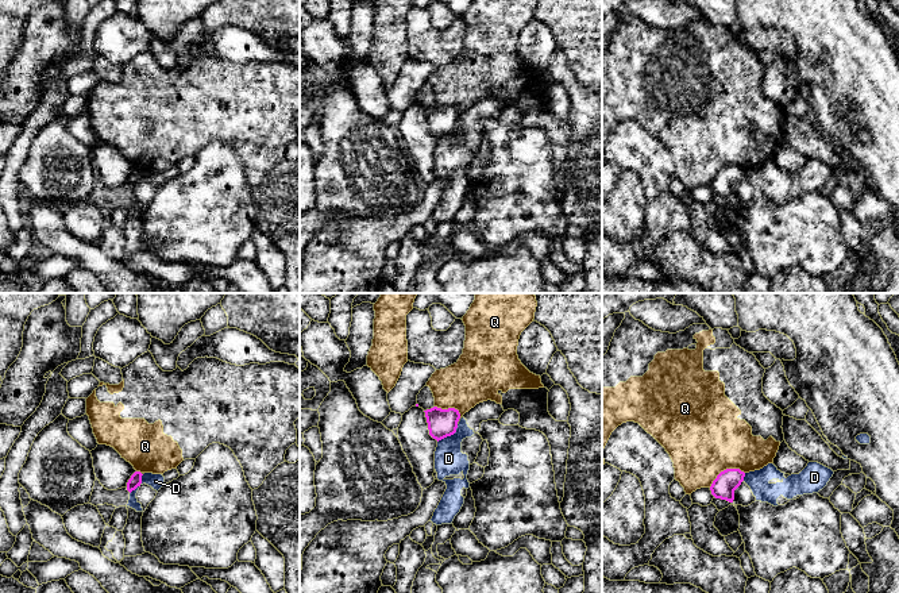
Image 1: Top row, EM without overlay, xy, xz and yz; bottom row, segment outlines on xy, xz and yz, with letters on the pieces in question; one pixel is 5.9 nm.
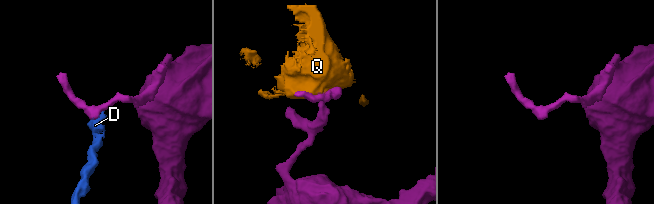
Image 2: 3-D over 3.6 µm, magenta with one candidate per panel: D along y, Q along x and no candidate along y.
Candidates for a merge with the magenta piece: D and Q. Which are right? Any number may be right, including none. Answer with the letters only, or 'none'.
none

